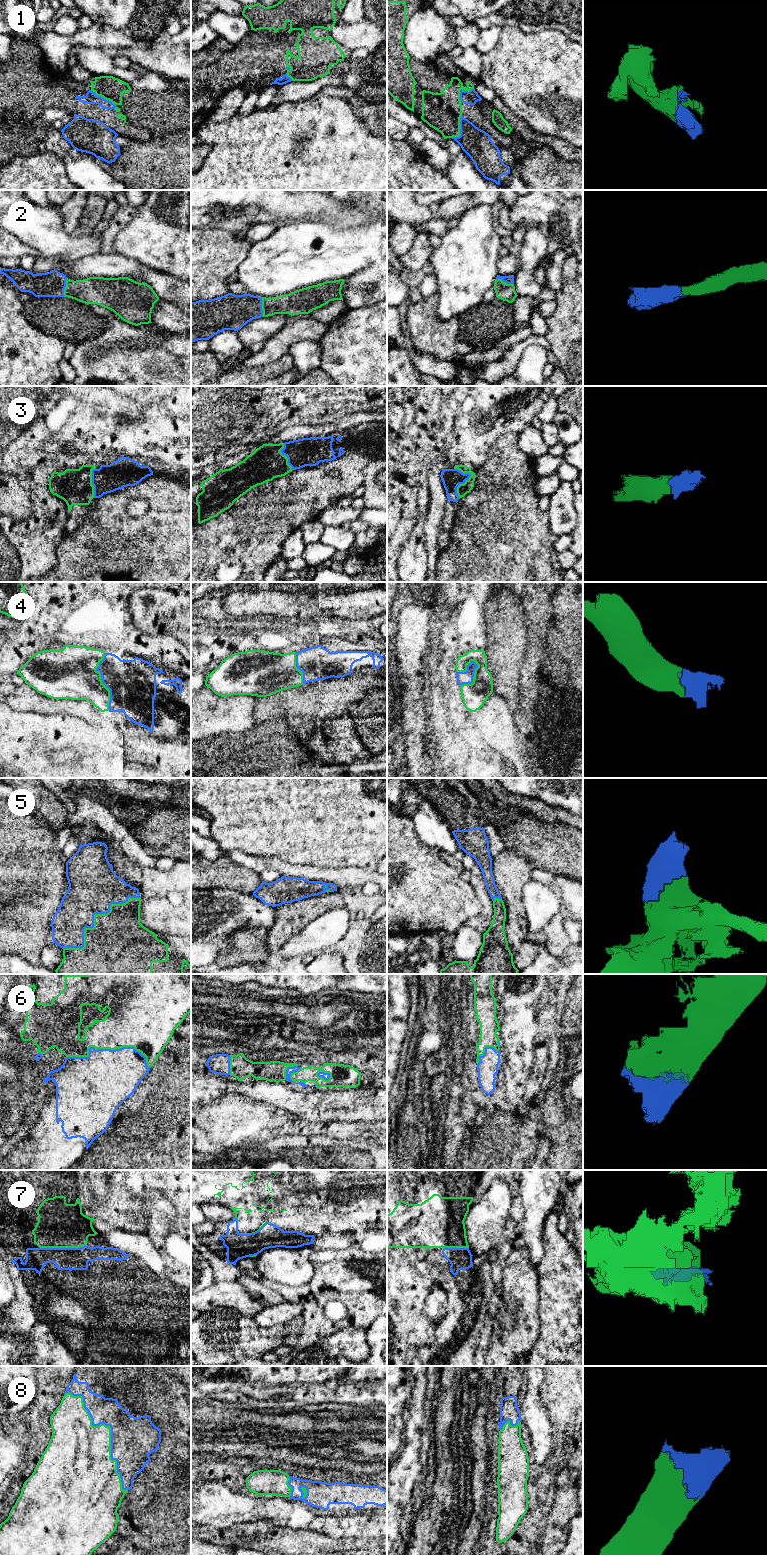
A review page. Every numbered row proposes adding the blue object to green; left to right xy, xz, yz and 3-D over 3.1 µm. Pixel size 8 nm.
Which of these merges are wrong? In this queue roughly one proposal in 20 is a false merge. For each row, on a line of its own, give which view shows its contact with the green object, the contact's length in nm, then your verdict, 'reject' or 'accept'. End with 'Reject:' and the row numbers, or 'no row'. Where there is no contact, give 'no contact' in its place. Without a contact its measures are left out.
1: yz | 200 nm | accept
2: xz | 160 nm | accept
3: yz | 260 nm | accept
4: xy | 460 nm | accept
5: xy | 750 nm | accept
6: xy | 700 nm | accept
7: xy | 400 nm | accept
8: xy | 950 nm | accept
Reject: no row

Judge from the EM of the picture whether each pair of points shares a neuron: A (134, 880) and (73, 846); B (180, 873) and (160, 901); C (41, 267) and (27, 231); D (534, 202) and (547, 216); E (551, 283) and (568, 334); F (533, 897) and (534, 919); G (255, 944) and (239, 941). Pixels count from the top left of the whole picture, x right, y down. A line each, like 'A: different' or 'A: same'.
A: different
B: same
C: different
D: same
E: different
F: same
G: same

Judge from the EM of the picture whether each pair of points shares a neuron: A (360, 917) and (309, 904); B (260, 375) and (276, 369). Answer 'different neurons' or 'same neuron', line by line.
A: same neuron
B: same neuron

